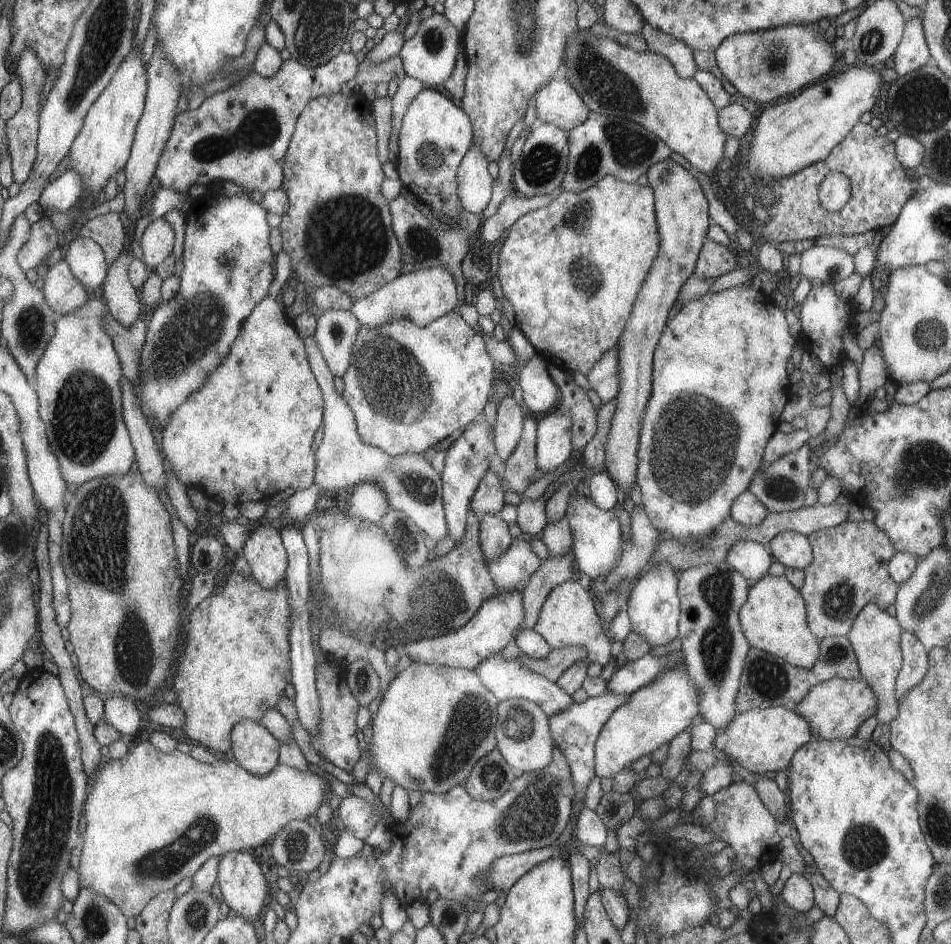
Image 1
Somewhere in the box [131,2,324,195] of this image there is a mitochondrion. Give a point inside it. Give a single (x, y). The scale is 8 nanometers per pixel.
(259, 128)

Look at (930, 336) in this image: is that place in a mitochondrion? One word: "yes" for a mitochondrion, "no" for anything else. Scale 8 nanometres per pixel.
yes

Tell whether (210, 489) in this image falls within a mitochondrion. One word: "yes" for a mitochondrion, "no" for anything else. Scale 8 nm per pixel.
no

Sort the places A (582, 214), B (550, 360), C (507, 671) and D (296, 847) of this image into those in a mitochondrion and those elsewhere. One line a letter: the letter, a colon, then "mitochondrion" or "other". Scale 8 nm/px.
A: mitochondrion
B: other
C: other
D: mitochondrion

